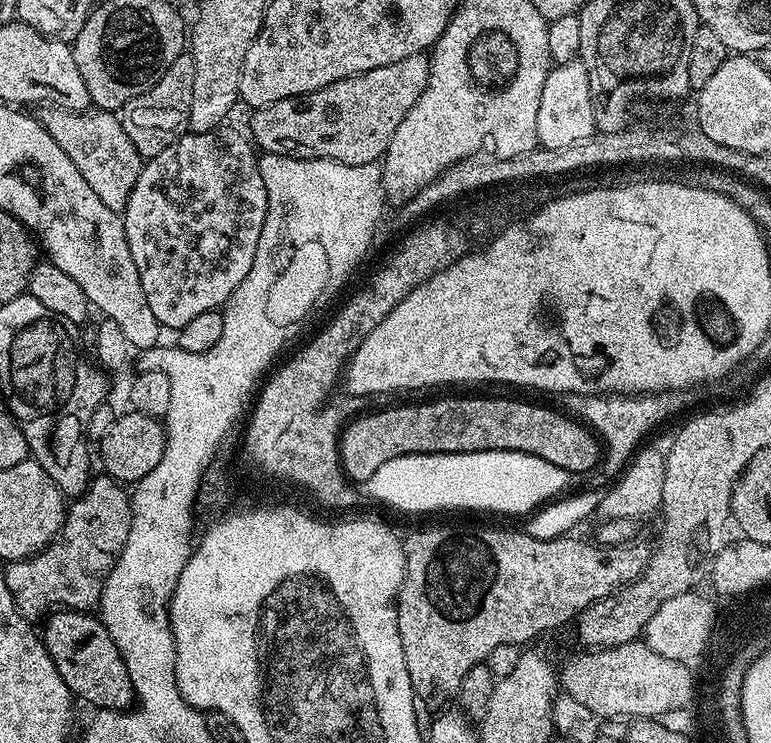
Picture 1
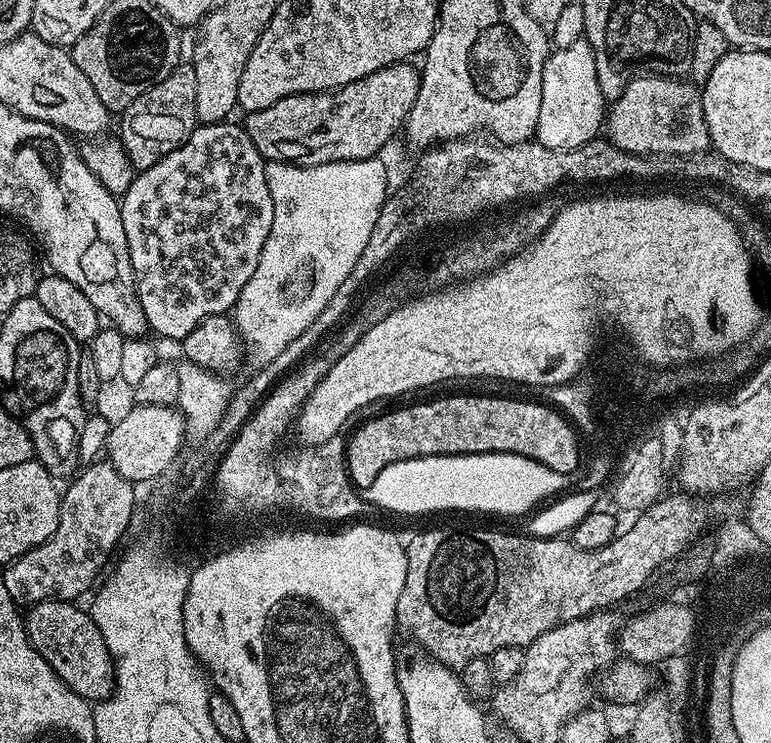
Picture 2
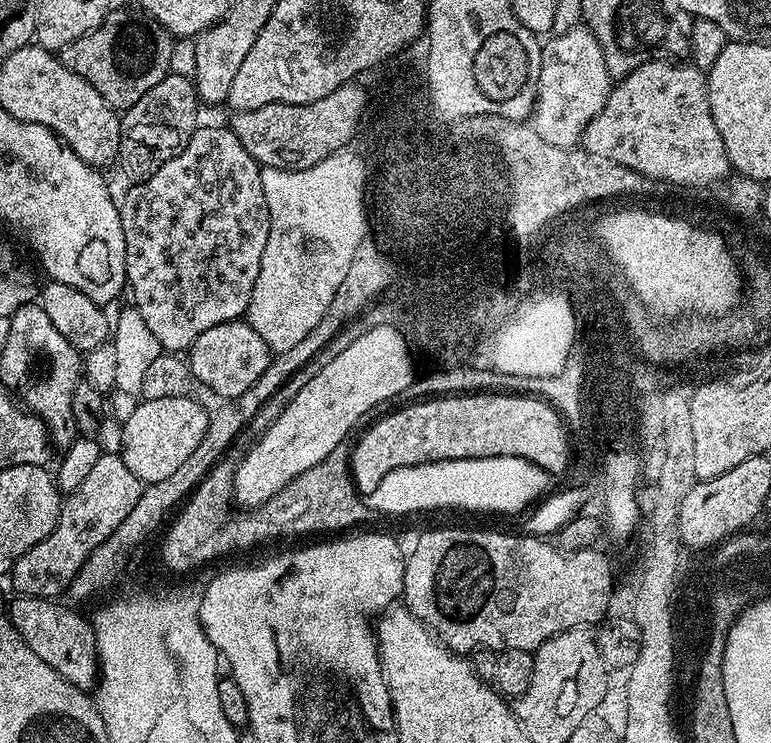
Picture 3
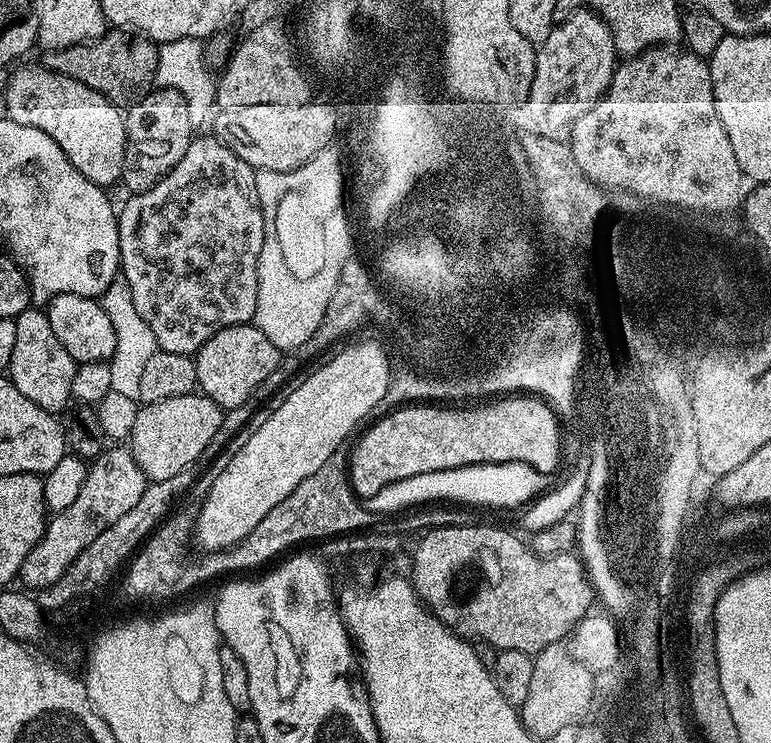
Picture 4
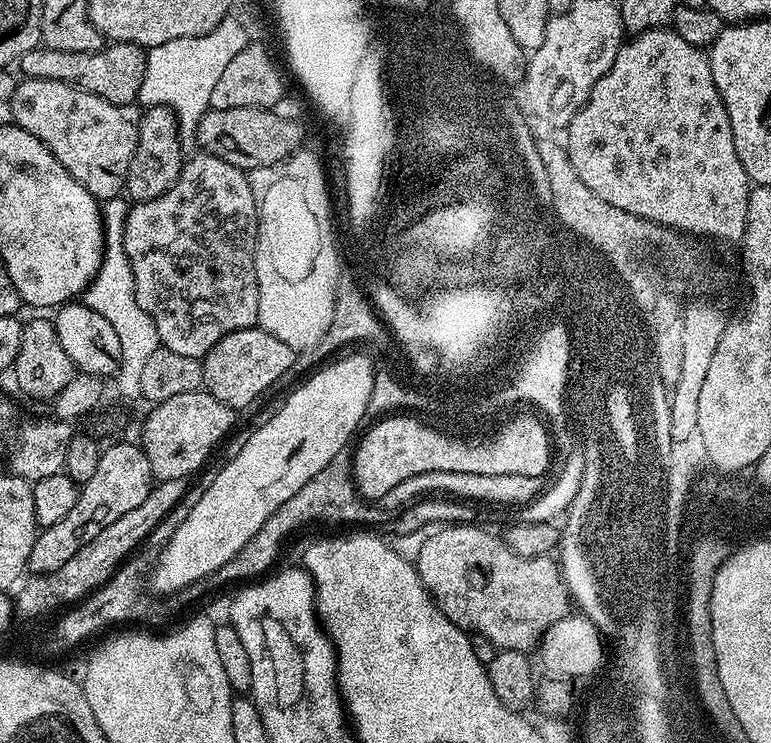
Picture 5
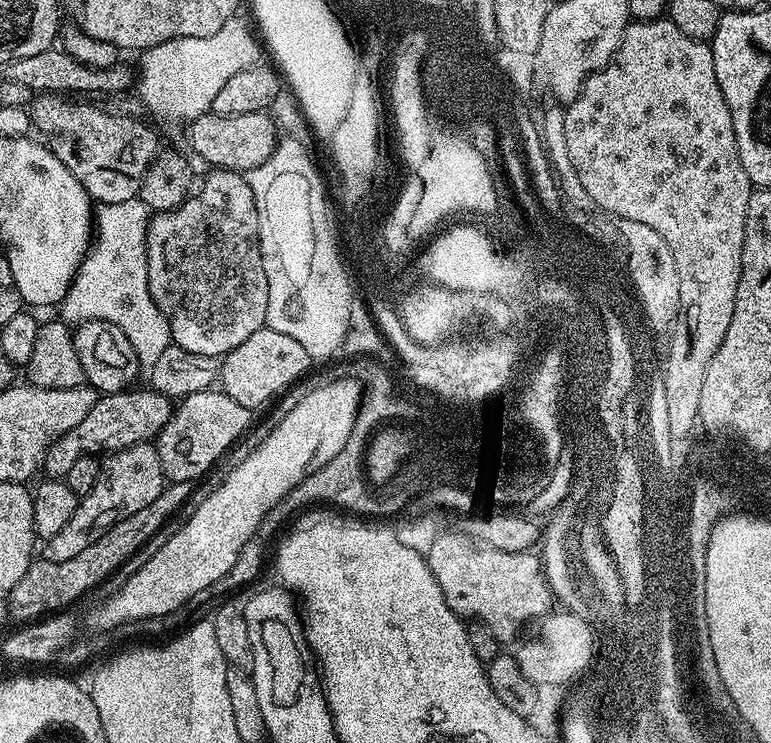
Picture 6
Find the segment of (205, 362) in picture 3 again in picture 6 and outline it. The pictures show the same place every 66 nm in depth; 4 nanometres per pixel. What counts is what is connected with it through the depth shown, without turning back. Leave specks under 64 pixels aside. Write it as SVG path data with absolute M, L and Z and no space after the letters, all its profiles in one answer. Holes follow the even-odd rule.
M267 326L259 328L246 342L234 346L218 364L218 388L226 393L238 406L246 406L259 410L267 400L284 392L314 361L306 354L306 350L295 338L287 334L278 334L278 330Z

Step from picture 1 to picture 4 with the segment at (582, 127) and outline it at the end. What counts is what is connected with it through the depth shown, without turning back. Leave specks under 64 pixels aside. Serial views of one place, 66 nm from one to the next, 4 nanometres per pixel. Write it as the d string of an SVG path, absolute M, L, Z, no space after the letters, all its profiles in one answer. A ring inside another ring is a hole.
M581 10L569 20L559 21L536 48L534 82L527 107L517 112L515 123L520 123L527 134L571 141L578 118L604 97L617 67L618 53L610 26L595 12Z

